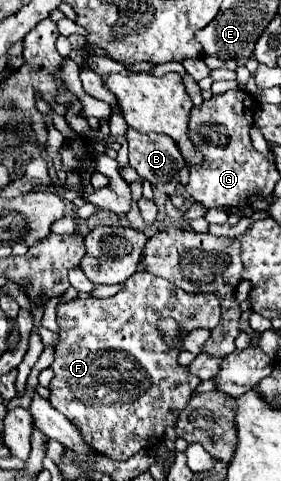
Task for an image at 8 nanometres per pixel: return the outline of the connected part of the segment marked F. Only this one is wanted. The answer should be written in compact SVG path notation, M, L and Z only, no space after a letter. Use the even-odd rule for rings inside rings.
M140 271L134 273L124 287L108 299L74 299L58 305L58 343L54 353L54 363L50 369L54 377L50 381L50 403L56 411L66 415L74 423L86 443L96 447L96 451L108 455L114 461L126 461L140 449L156 445L164 429L176 423L176 413L186 407L192 397L192 391L200 385L200 379L190 375L186 367L178 365L178 347L168 347L158 329L156 321L162 317L176 319L184 333L192 329L214 329L220 321L220 301L212 293L186 293L174 287L162 277ZM94 399L120 399L116 403L94 403Z

